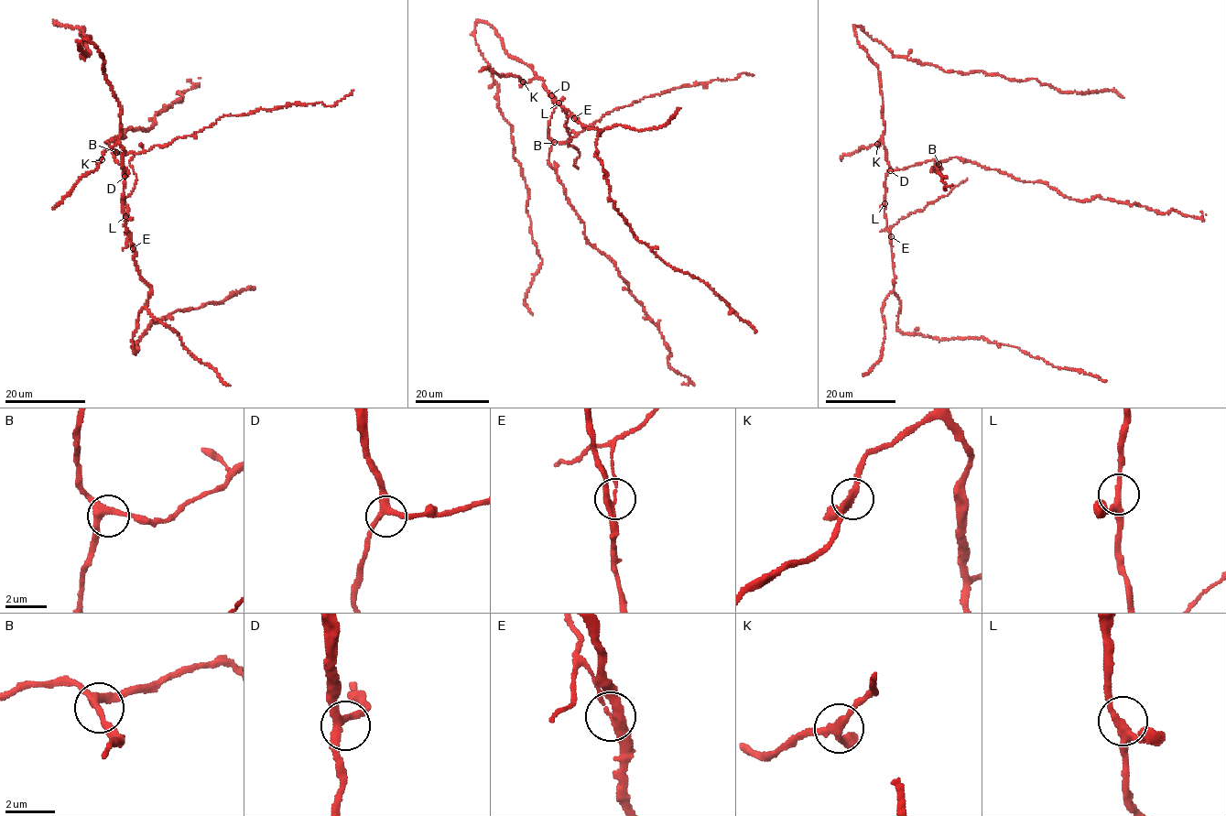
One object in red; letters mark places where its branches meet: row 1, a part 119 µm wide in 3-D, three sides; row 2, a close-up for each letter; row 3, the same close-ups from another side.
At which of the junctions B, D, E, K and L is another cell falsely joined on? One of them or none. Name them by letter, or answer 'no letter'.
E

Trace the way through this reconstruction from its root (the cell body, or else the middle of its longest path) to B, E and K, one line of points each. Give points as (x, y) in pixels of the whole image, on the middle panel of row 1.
B: (543, 83), (555, 98), (547, 132), (554, 142)
E: (543, 83), (555, 101), (574, 118)
K: (543, 83), (542, 79), (537, 78), (523, 81)

